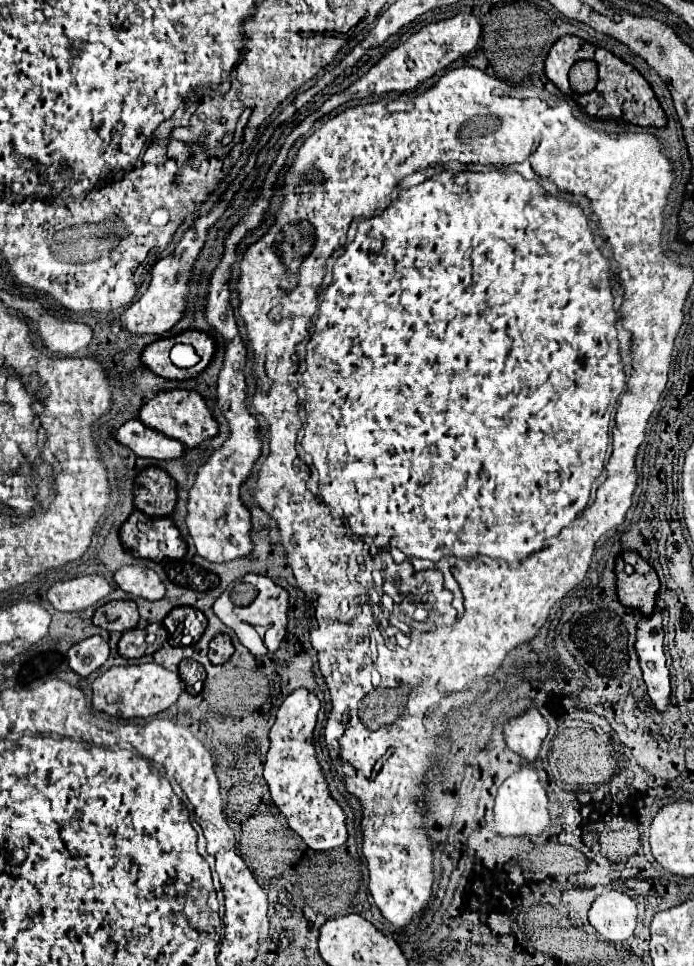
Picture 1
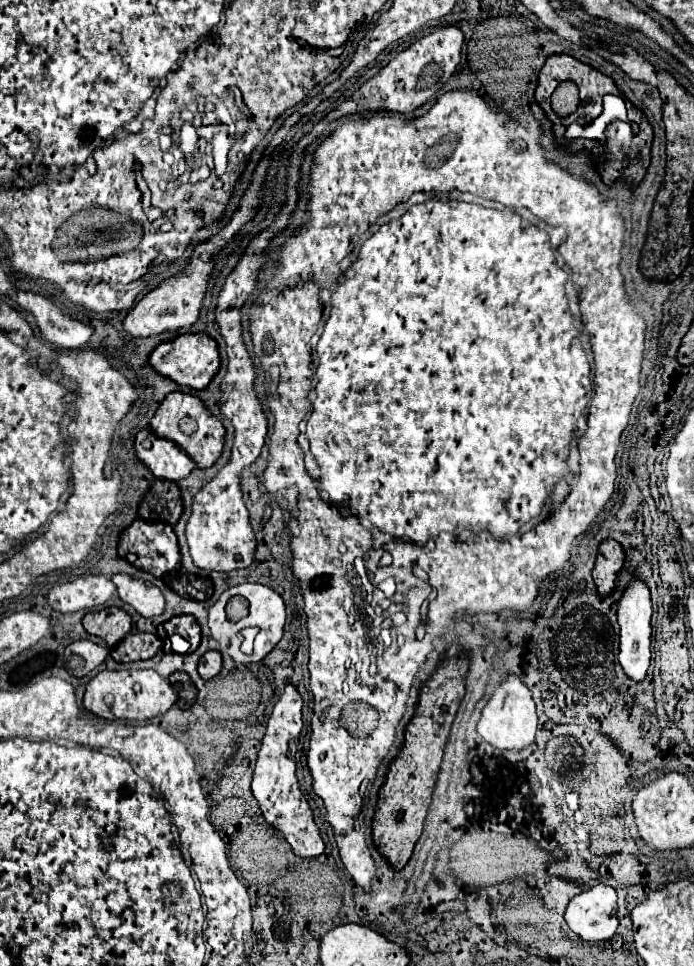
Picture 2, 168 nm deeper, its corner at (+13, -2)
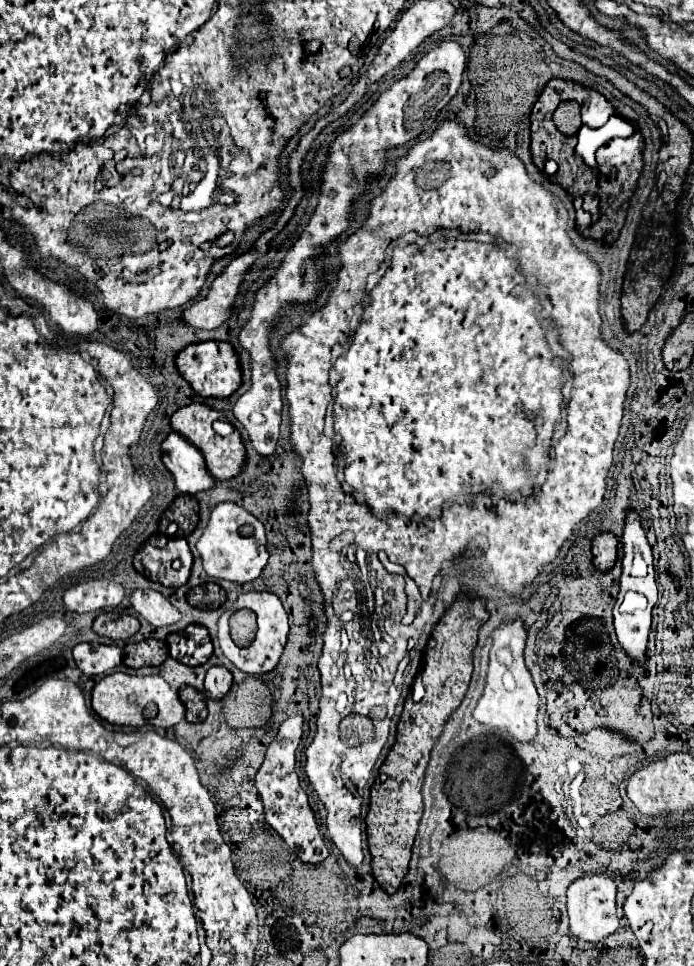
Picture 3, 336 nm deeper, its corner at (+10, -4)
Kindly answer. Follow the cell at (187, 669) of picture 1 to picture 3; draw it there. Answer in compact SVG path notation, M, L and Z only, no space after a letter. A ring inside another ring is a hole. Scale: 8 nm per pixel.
M188 685L182 687L178 693L180 693L180 699L186 705L186 721L190 721L190 723L204 721L206 719L206 701L208 701L208 697L202 691L198 691L194 687L188 687Z

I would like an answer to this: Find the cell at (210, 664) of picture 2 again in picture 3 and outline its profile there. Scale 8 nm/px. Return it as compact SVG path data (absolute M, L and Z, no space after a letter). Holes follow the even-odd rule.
M210 667L204 681L204 691L210 699L222 699L232 685L232 673L226 667Z

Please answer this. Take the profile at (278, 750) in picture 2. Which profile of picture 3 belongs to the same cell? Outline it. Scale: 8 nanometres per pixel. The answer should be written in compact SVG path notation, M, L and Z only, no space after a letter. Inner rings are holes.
M302 713L290 715L278 729L278 735L266 749L266 757L262 767L256 773L256 789L260 793L260 799L264 803L264 815L268 825L288 843L288 847L300 857L304 863L320 863L328 857L328 849L324 845L324 839L318 831L314 813L308 805L308 797L300 787L300 779L294 771L294 755L298 749L298 743L302 739L302 725L304 717Z

